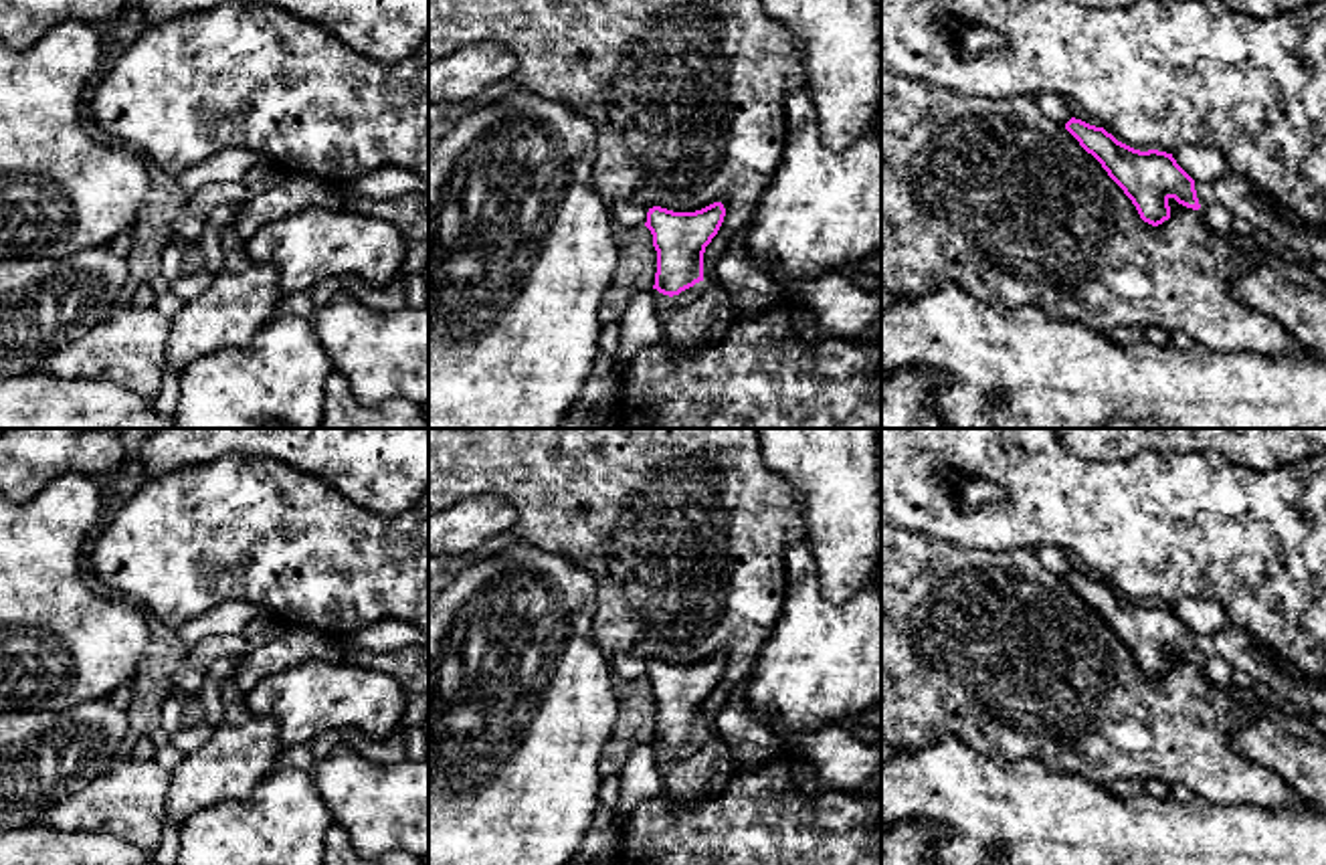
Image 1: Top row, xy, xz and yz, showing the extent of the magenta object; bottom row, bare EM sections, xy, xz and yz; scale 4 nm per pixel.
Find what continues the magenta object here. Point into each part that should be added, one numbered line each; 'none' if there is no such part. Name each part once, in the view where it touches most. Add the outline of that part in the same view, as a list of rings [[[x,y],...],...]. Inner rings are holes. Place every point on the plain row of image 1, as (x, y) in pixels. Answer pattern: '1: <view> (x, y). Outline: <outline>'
1: xz (700, 769). Outline: [[[707,732],[679,748],[663,750],[663,794],[671,798],[712,798],[736,772],[728,746]]]

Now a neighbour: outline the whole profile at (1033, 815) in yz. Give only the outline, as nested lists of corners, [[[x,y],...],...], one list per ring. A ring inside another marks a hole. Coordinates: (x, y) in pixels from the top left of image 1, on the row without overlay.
[[[952,736],[881,760],[881,833],[893,823],[930,823],[942,827],[946,837],[934,849],[936,865],[1326,865],[1326,814],[1316,808],[1211,804],[1201,796],[1178,802],[1170,796],[1156,798],[1148,792],[1134,798],[1118,798],[1081,774],[1053,772],[1033,758],[1009,762],[1005,758],[982,756]]]

